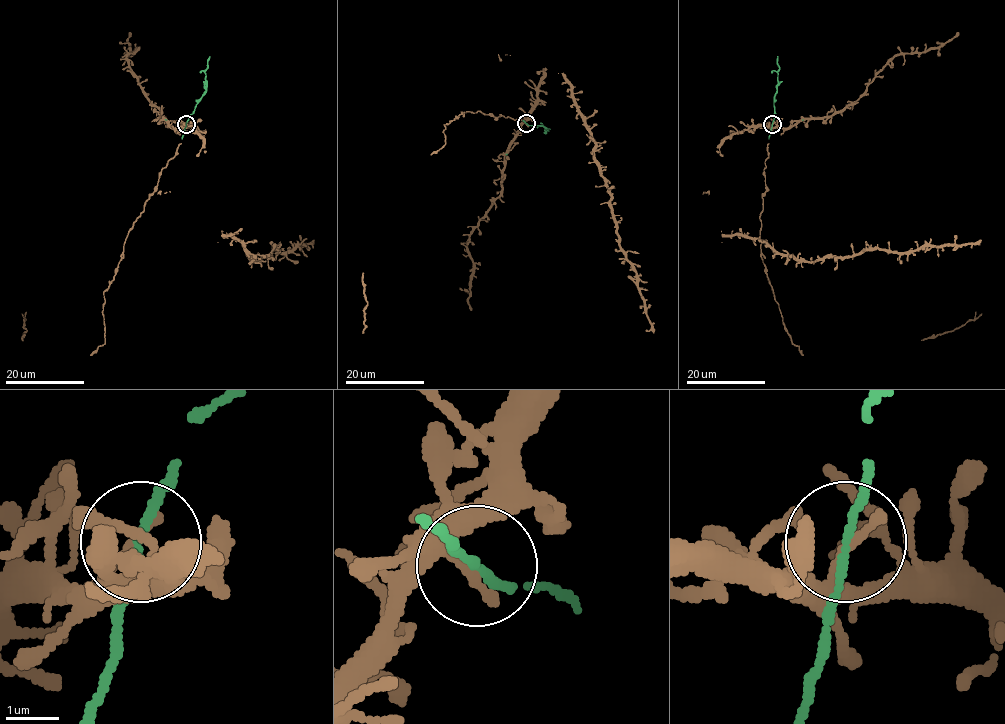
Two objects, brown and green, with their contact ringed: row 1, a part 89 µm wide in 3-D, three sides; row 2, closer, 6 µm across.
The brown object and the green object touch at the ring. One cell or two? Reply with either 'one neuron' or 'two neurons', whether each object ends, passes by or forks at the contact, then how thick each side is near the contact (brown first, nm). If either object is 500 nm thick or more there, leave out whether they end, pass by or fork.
one neuron; brown ends there; green passes by; 200 nm thick on the brown side, 140 nm on the other

